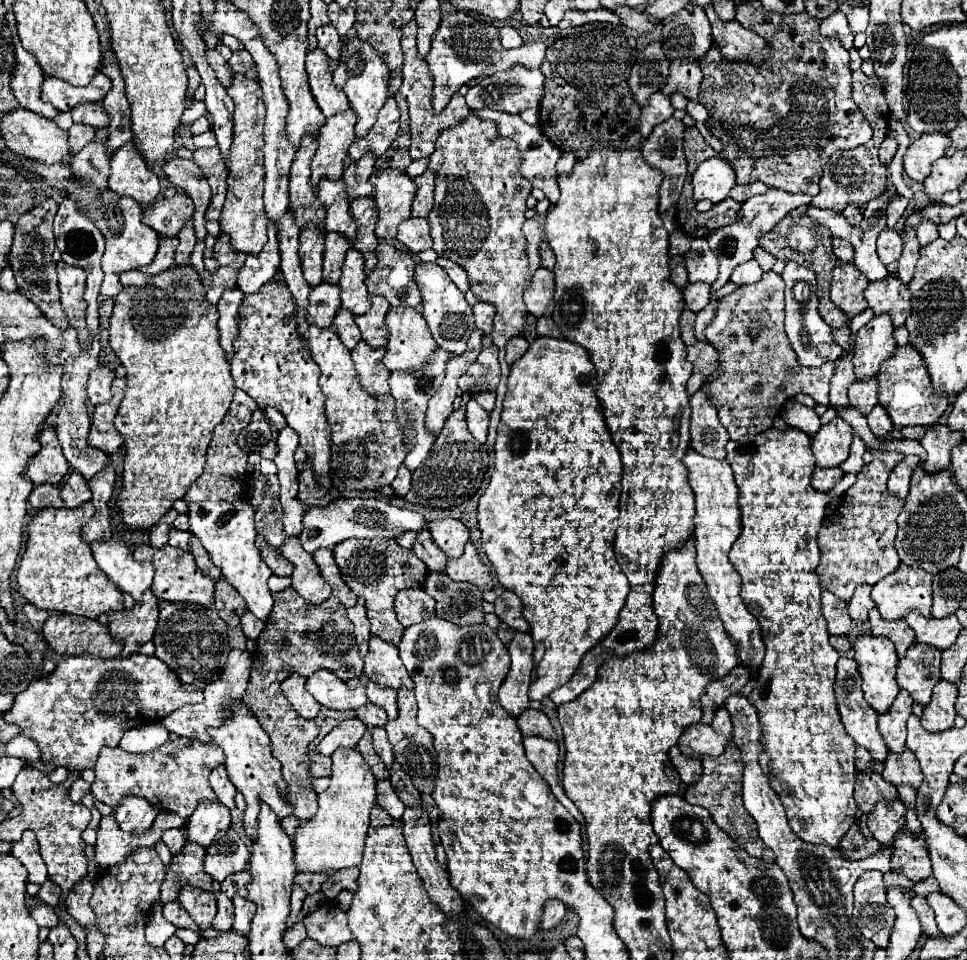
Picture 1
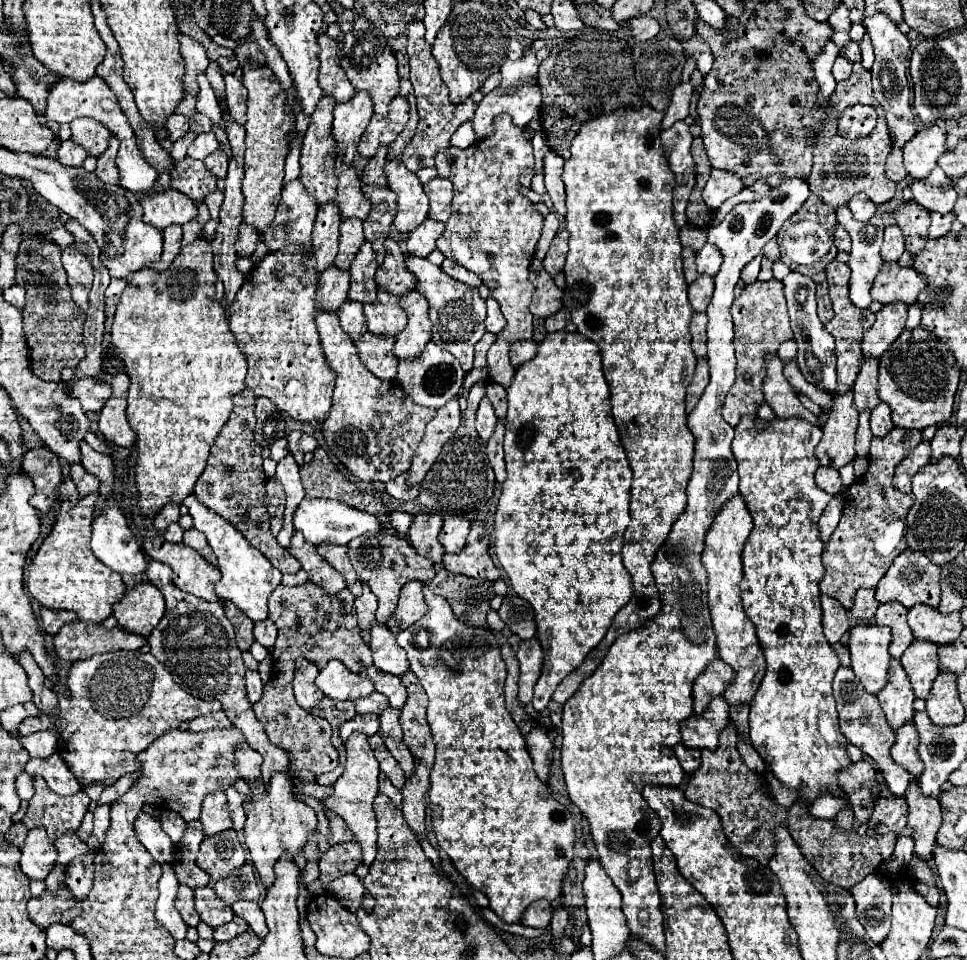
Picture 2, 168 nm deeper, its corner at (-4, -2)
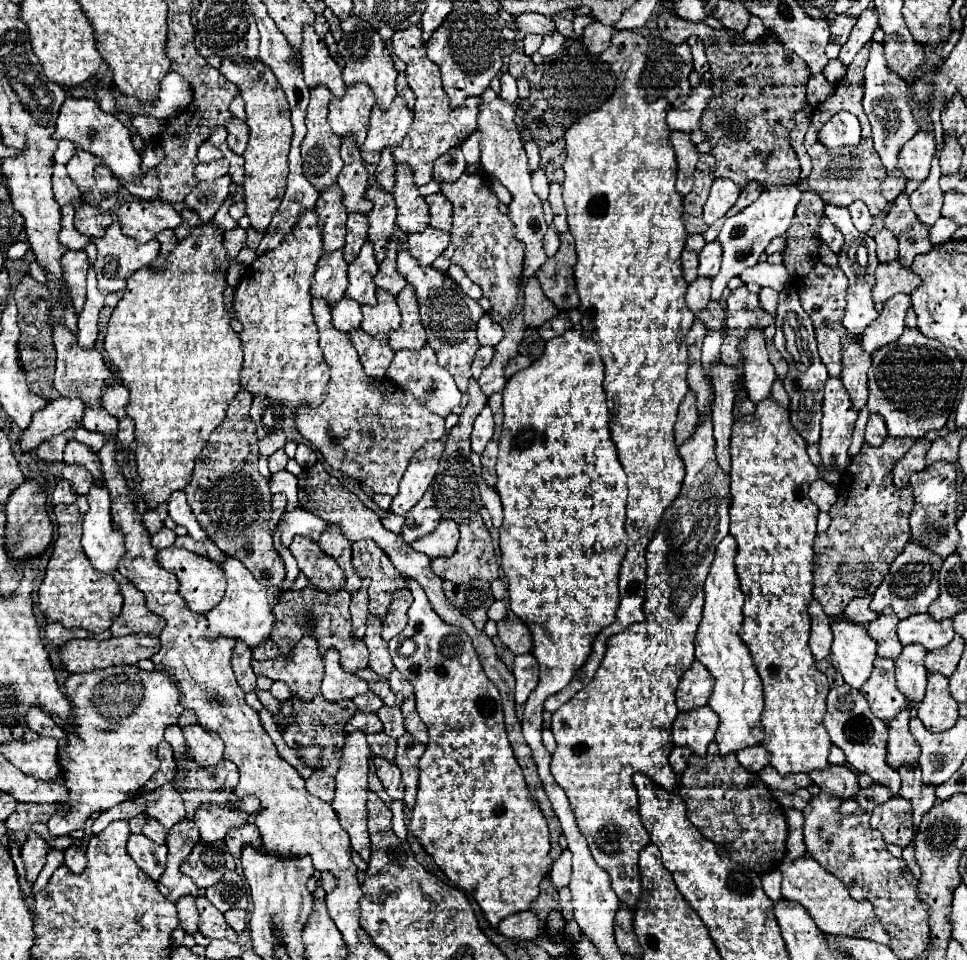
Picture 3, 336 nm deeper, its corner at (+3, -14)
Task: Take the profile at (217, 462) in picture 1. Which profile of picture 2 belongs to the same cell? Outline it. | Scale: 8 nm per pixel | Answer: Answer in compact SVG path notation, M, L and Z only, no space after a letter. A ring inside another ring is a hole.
M242 390L240 394L234 396L234 410L210 448L208 464L204 474L196 480L194 496L212 512L236 524L236 528L240 528L244 538L252 546L256 546L272 562L274 568L278 568L282 574L296 574L300 570L300 562L286 548L282 548L272 536L270 518L262 502L266 492L264 488L266 474L262 470L262 448L254 442L254 426L256 426L254 402L256 396L252 390Z

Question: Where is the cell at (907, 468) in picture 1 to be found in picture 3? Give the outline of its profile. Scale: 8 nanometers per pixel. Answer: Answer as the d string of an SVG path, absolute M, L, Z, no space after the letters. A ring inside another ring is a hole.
M919 438L909 450L907 454L895 464L893 468L893 484L897 488L905 488L909 484L909 476L917 470L923 470L927 464L925 464L925 454L929 450L929 440L927 438Z

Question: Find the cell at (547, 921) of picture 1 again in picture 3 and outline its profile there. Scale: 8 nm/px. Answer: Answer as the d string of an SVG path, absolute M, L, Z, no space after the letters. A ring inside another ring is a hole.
M525 910L525 912L517 912L517 914L511 914L505 920L501 920L497 930L505 938L533 940L539 936L539 922L537 922L537 916L533 912Z

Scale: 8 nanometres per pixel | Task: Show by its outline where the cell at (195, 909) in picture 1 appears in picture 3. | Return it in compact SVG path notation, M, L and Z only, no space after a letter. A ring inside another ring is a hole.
M203 896L197 898L197 908L199 908L199 932L205 934L207 938L217 938L217 940L231 940L237 942L237 932L229 928L225 922L225 916Z

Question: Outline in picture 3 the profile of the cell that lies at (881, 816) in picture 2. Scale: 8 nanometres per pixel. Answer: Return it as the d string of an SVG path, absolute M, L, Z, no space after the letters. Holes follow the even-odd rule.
M901 796L877 806L871 816L871 826L883 834L883 840L901 848L913 840L913 808Z

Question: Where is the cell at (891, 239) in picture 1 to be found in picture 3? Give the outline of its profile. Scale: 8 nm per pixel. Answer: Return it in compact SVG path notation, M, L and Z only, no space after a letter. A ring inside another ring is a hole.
M881 228L875 234L875 242L877 242L877 258L879 262L893 262L899 256L899 248L897 248L897 238L893 232L889 232L887 228Z

